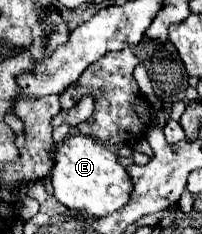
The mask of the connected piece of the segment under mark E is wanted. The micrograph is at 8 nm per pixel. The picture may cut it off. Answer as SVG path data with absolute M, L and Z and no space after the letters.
M68 134L60 142L52 144L50 156L54 160L54 166L50 170L54 196L60 204L84 210L92 216L106 216L122 208L130 200L132 180L126 168L118 164L118 156L110 148L96 142L94 138L82 134Z

